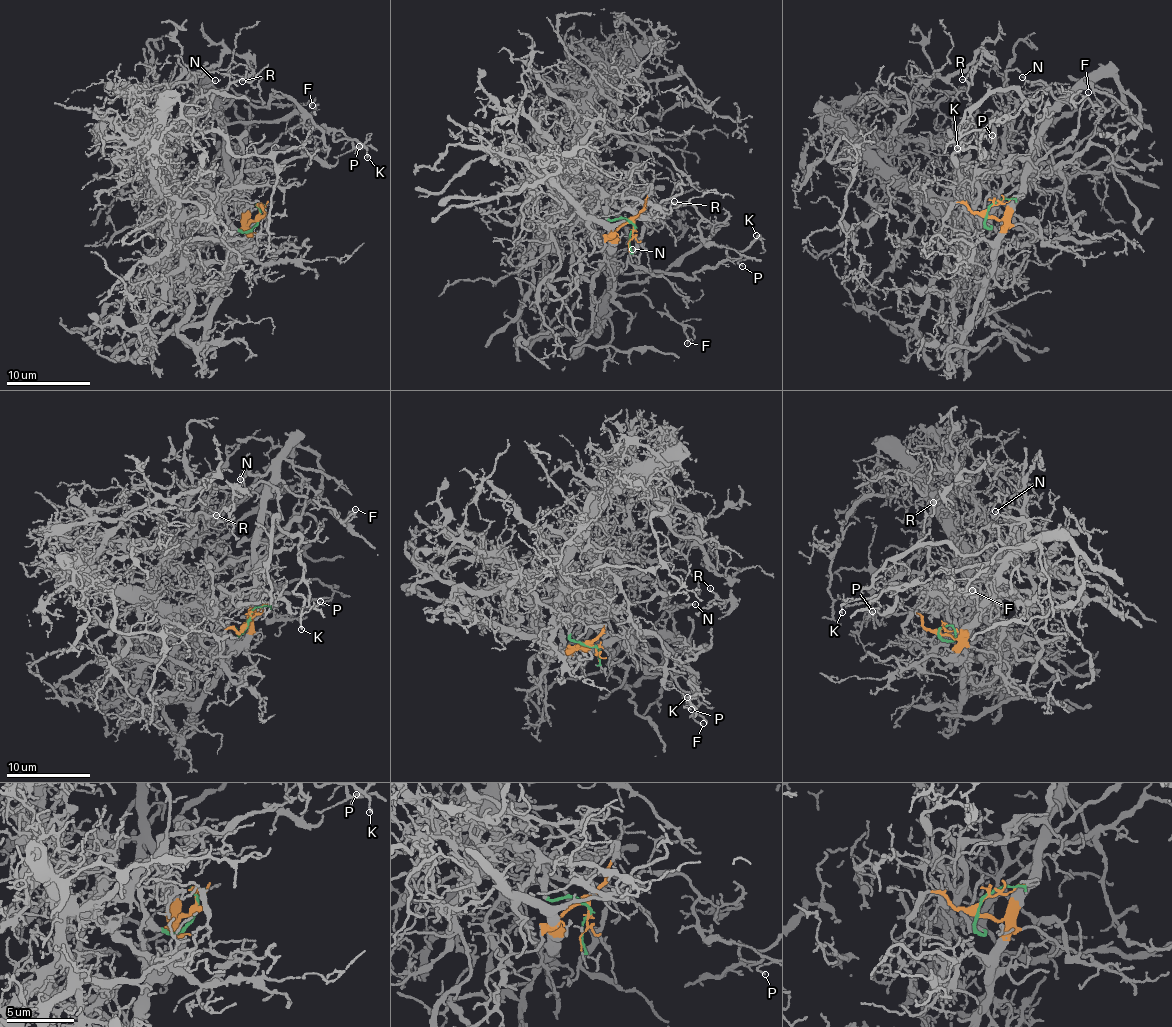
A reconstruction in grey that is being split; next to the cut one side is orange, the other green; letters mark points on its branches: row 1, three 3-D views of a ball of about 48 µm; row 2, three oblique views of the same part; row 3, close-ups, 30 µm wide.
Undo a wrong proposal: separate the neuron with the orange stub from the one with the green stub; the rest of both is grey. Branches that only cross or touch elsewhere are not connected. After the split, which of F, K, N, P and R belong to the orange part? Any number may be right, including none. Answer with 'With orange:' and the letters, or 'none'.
With orange: F, K, N, P

